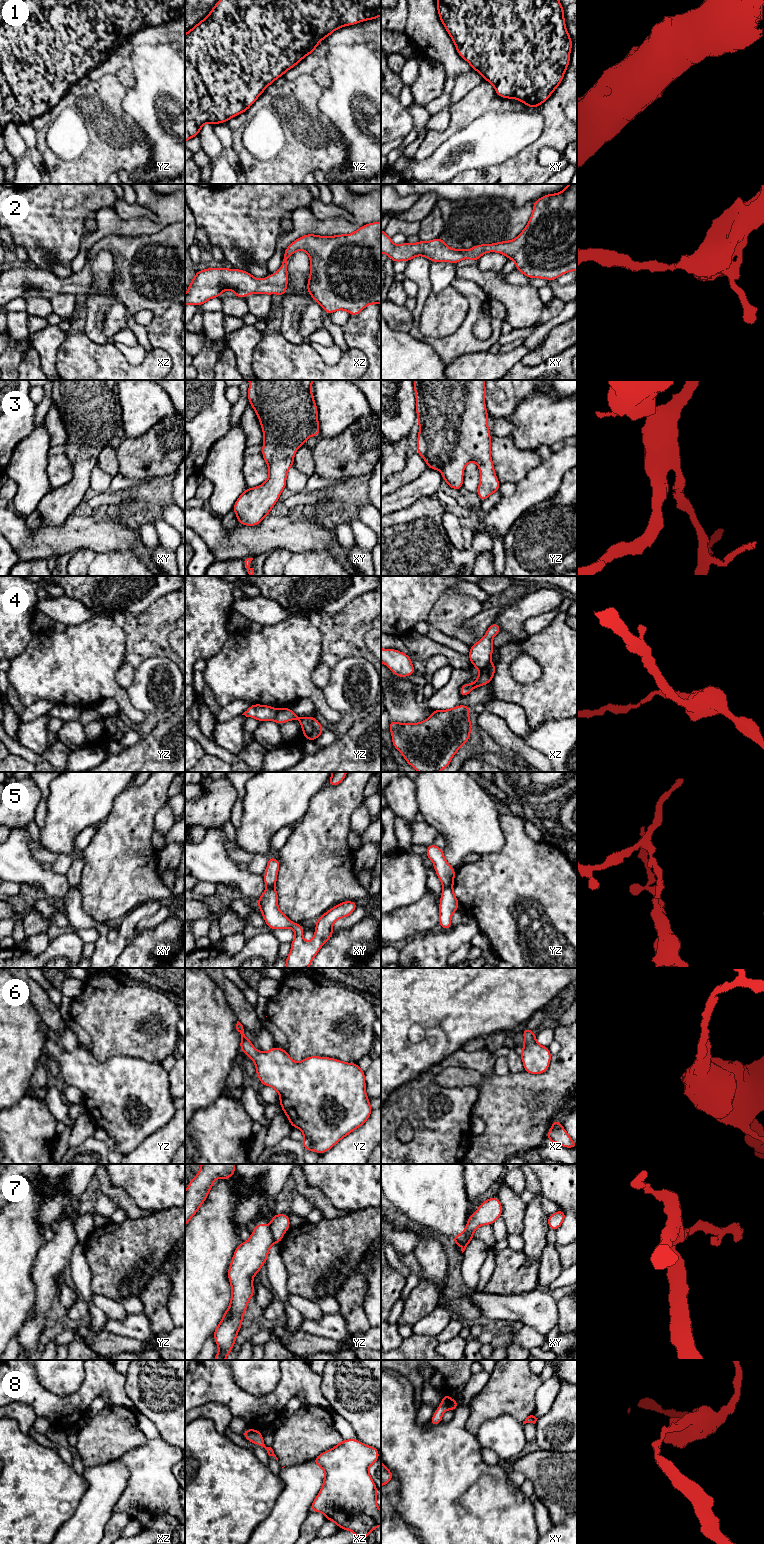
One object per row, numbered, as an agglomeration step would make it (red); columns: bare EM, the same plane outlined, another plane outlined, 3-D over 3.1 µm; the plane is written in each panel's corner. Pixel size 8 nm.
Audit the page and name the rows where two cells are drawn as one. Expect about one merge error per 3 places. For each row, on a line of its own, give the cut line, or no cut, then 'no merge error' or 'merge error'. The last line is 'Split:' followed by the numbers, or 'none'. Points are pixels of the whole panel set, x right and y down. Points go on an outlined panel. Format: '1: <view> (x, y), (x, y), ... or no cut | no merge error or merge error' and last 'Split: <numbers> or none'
1: no cut | no merge error
2: no cut | no merge error
3: no cut | no merge error
4: xz (490, 662), (479, 670) | merge error
5: yz (452, 884), (444, 887) | merge error
6: no cut | no merge error
7: yz (269, 1226), (275, 1241) | merge error
8: no cut | no merge error
Split: 4, 5, 7

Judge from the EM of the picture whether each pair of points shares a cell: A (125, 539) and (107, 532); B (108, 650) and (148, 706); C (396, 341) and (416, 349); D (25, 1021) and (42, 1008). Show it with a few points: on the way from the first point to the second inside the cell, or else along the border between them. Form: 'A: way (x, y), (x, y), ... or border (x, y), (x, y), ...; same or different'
A: way (121, 537), (111, 534); same
B: border (125, 689), (129, 701), (139, 709); different
C: way (401, 346), (404, 349), (411, 349); same
D: border (32, 1002), (42, 1020); different

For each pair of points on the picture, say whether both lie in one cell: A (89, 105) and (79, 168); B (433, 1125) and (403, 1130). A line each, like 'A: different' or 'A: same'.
A: same
B: different

